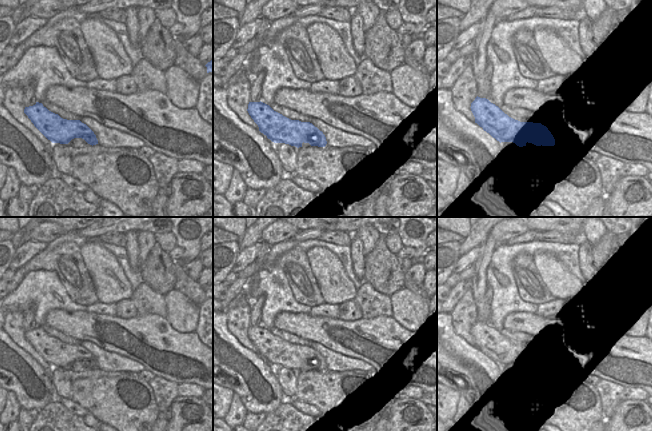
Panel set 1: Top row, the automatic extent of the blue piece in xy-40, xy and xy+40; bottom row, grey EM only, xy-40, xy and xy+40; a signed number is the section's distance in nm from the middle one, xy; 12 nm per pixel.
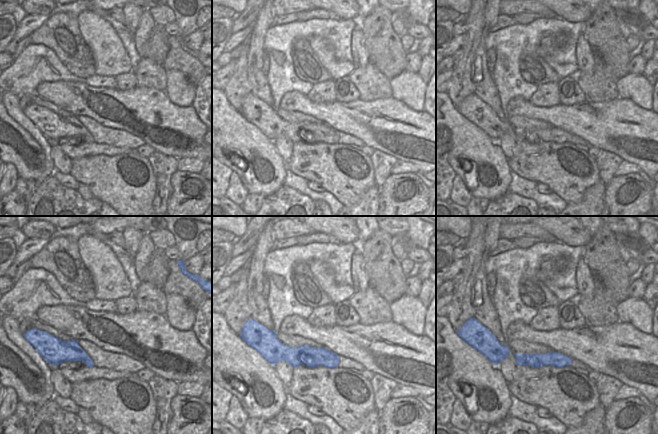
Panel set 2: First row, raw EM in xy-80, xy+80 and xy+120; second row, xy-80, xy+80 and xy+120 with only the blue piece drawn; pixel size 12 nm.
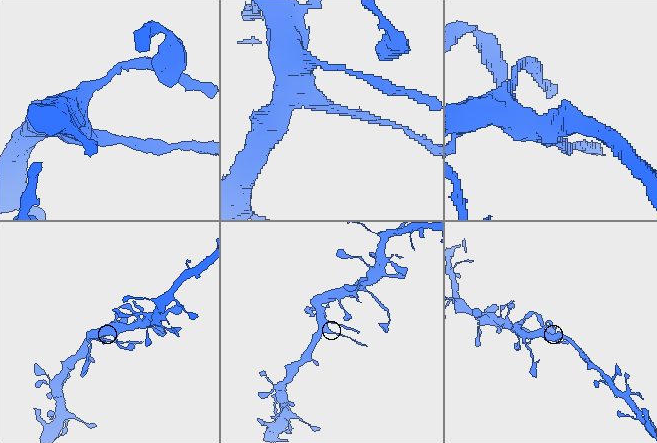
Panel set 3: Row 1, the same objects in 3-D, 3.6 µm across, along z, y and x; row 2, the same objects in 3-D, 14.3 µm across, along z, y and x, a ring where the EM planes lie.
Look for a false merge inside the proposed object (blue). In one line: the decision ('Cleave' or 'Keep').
Cleave.

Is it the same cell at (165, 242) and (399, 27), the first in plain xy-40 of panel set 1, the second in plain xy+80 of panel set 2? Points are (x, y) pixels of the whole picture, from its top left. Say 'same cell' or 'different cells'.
same cell

